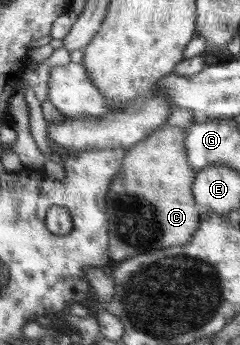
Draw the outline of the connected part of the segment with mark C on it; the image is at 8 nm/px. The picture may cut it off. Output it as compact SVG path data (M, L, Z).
M163 124L148 138L125 149L122 168L108 186L104 208L108 219L109 252L114 263L138 253L188 243L196 233L203 214L193 197L192 183L196 174L186 160L184 135L184 128Z

